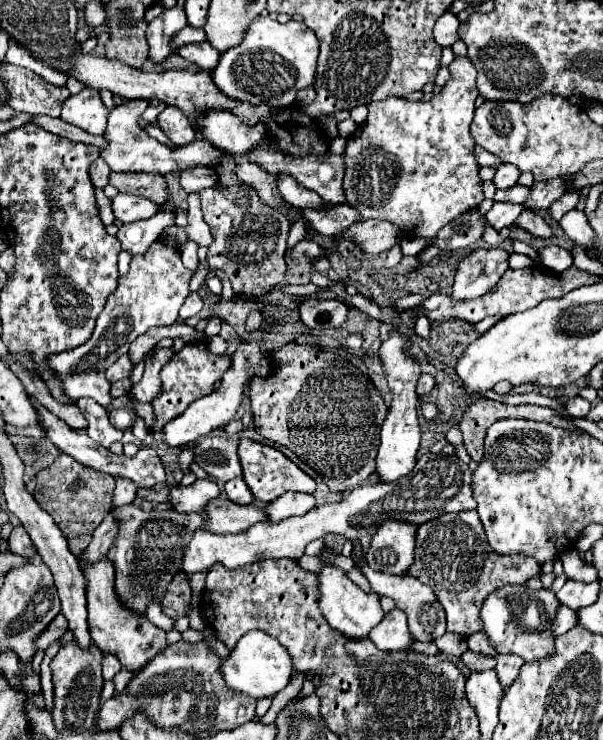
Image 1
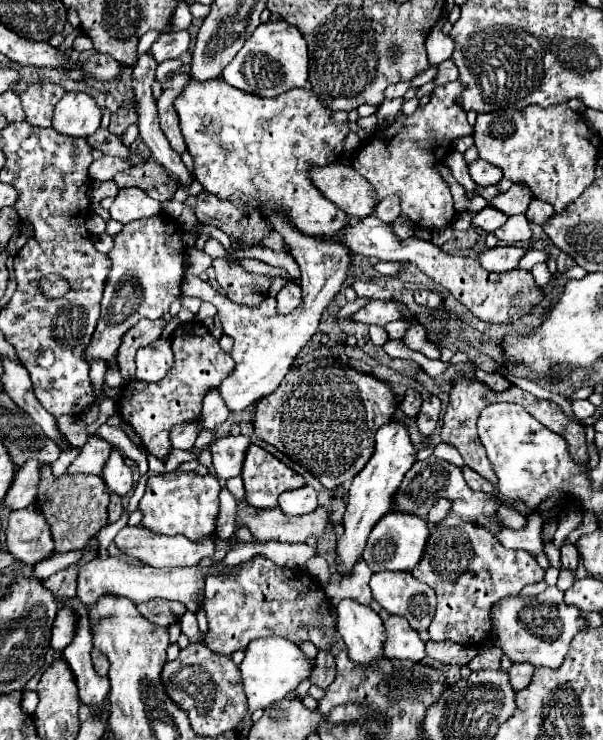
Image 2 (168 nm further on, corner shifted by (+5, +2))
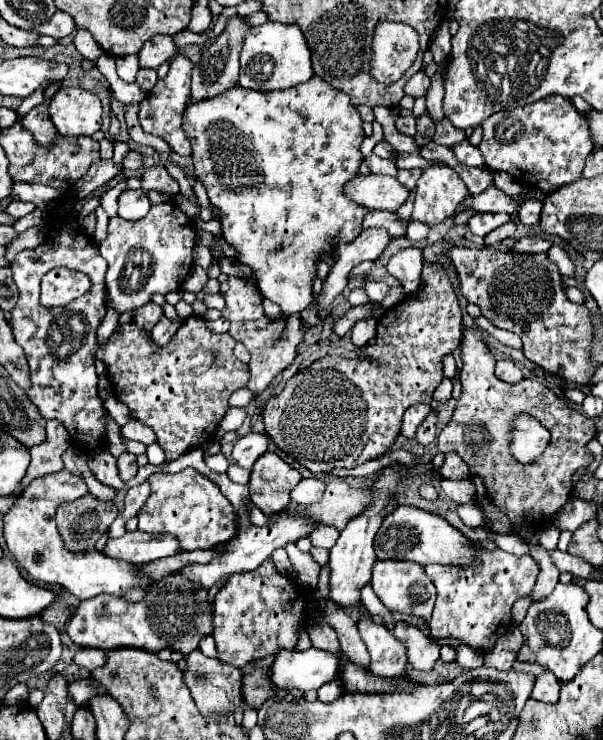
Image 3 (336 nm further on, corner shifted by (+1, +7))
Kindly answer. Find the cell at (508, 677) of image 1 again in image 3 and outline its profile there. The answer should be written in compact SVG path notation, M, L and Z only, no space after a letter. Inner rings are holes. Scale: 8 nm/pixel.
M550 671L542 673L536 679L536 685L534 685L534 691L532 691L532 699L544 701L544 703L558 703L558 697L560 697L558 679Z

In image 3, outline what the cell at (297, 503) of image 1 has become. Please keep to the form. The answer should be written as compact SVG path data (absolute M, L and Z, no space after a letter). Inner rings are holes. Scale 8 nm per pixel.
M310 477L310 479L302 479L294 489L292 489L292 501L298 503L298 505L312 505L316 501L322 499L322 493L326 489L326 483L316 479L316 477Z

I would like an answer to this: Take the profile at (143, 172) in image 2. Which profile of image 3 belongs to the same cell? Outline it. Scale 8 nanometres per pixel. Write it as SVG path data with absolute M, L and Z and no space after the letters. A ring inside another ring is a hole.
M156 165L156 167L146 169L142 173L142 185L144 185L144 189L156 189L166 195L176 195L180 191L178 183L168 175L164 165Z

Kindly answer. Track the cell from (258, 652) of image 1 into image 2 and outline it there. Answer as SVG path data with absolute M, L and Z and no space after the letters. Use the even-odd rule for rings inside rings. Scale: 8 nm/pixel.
M258 638L252 640L246 650L244 650L244 660L238 666L244 694L250 700L250 712L258 708L266 708L270 702L282 700L288 696L290 690L294 690L302 680L310 678L312 664L308 658L302 654L302 650L286 640L286 638Z

